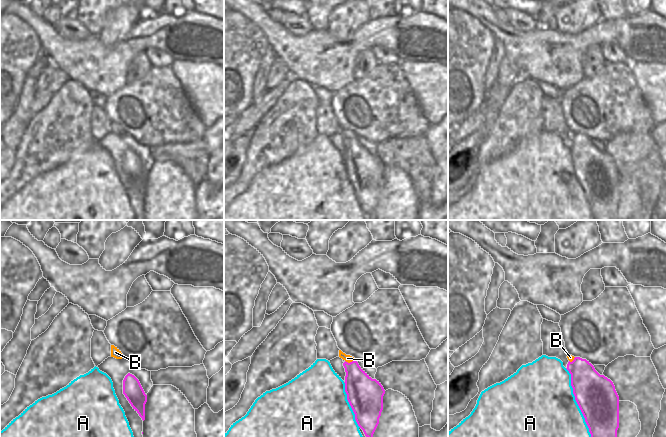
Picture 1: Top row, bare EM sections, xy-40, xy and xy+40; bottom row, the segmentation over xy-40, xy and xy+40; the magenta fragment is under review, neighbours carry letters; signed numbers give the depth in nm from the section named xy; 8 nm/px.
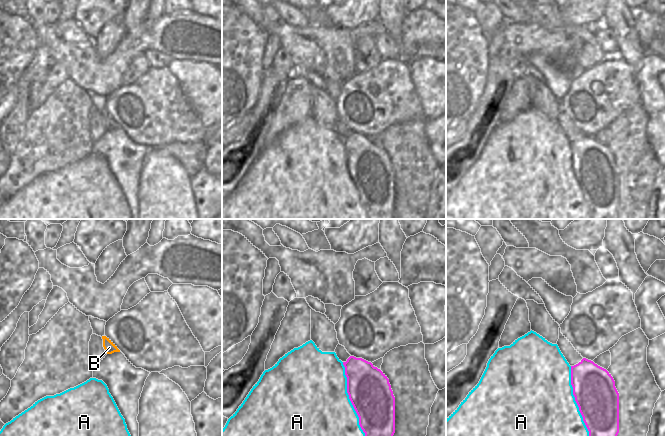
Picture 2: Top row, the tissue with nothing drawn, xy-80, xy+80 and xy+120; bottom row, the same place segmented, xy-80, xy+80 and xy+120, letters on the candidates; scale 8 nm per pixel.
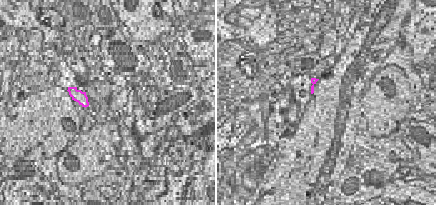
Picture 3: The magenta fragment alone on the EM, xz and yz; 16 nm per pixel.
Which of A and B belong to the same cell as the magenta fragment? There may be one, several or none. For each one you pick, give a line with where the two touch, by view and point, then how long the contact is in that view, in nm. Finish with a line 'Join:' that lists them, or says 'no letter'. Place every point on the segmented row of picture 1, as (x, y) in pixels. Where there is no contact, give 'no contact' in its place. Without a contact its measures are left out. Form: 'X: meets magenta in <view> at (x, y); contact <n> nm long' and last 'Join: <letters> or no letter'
B: meets magenta in xy at (352, 361); contact 100 nm long
Join: B

